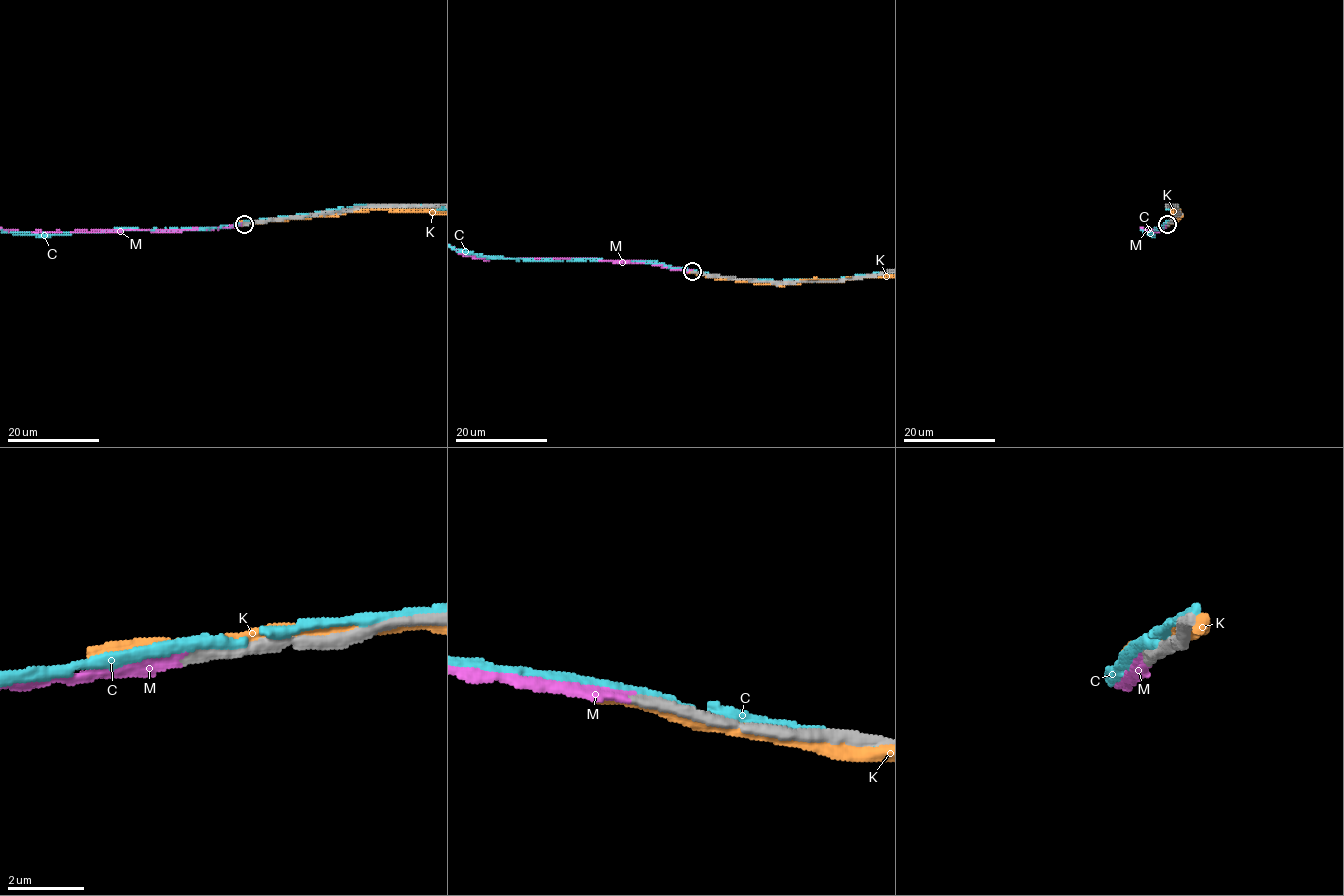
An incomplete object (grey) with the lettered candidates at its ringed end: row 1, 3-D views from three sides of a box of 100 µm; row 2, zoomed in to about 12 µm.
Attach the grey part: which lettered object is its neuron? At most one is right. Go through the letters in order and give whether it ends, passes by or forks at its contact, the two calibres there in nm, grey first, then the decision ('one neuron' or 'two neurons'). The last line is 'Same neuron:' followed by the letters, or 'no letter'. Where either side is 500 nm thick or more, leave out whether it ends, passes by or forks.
C: it passes by; 280 nm thick on the grey side, 240 nm on the other; two neurons
K: it passes by; 280 nm thick on the grey side, 340 nm on the other; two neurons
M: it ends there; 300 nm thick on the grey side, 260 nm on the other; one neuron
Same neuron: M

